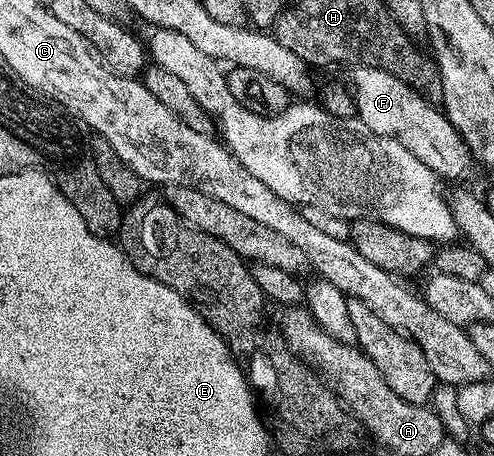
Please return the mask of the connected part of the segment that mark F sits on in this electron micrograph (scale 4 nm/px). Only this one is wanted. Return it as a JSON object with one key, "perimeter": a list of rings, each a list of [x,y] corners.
{"perimeter":[[[354,66],[350,73],[355,117],[366,124],[370,132],[398,140],[402,148],[410,148],[410,152],[414,152],[414,156],[418,156],[418,160],[422,160],[422,164],[426,164],[426,168],[430,168],[441,179],[464,178],[471,172],[474,167],[472,153],[448,115],[435,101],[425,98],[410,88],[410,84],[398,80],[398,76],[382,68]]]}

